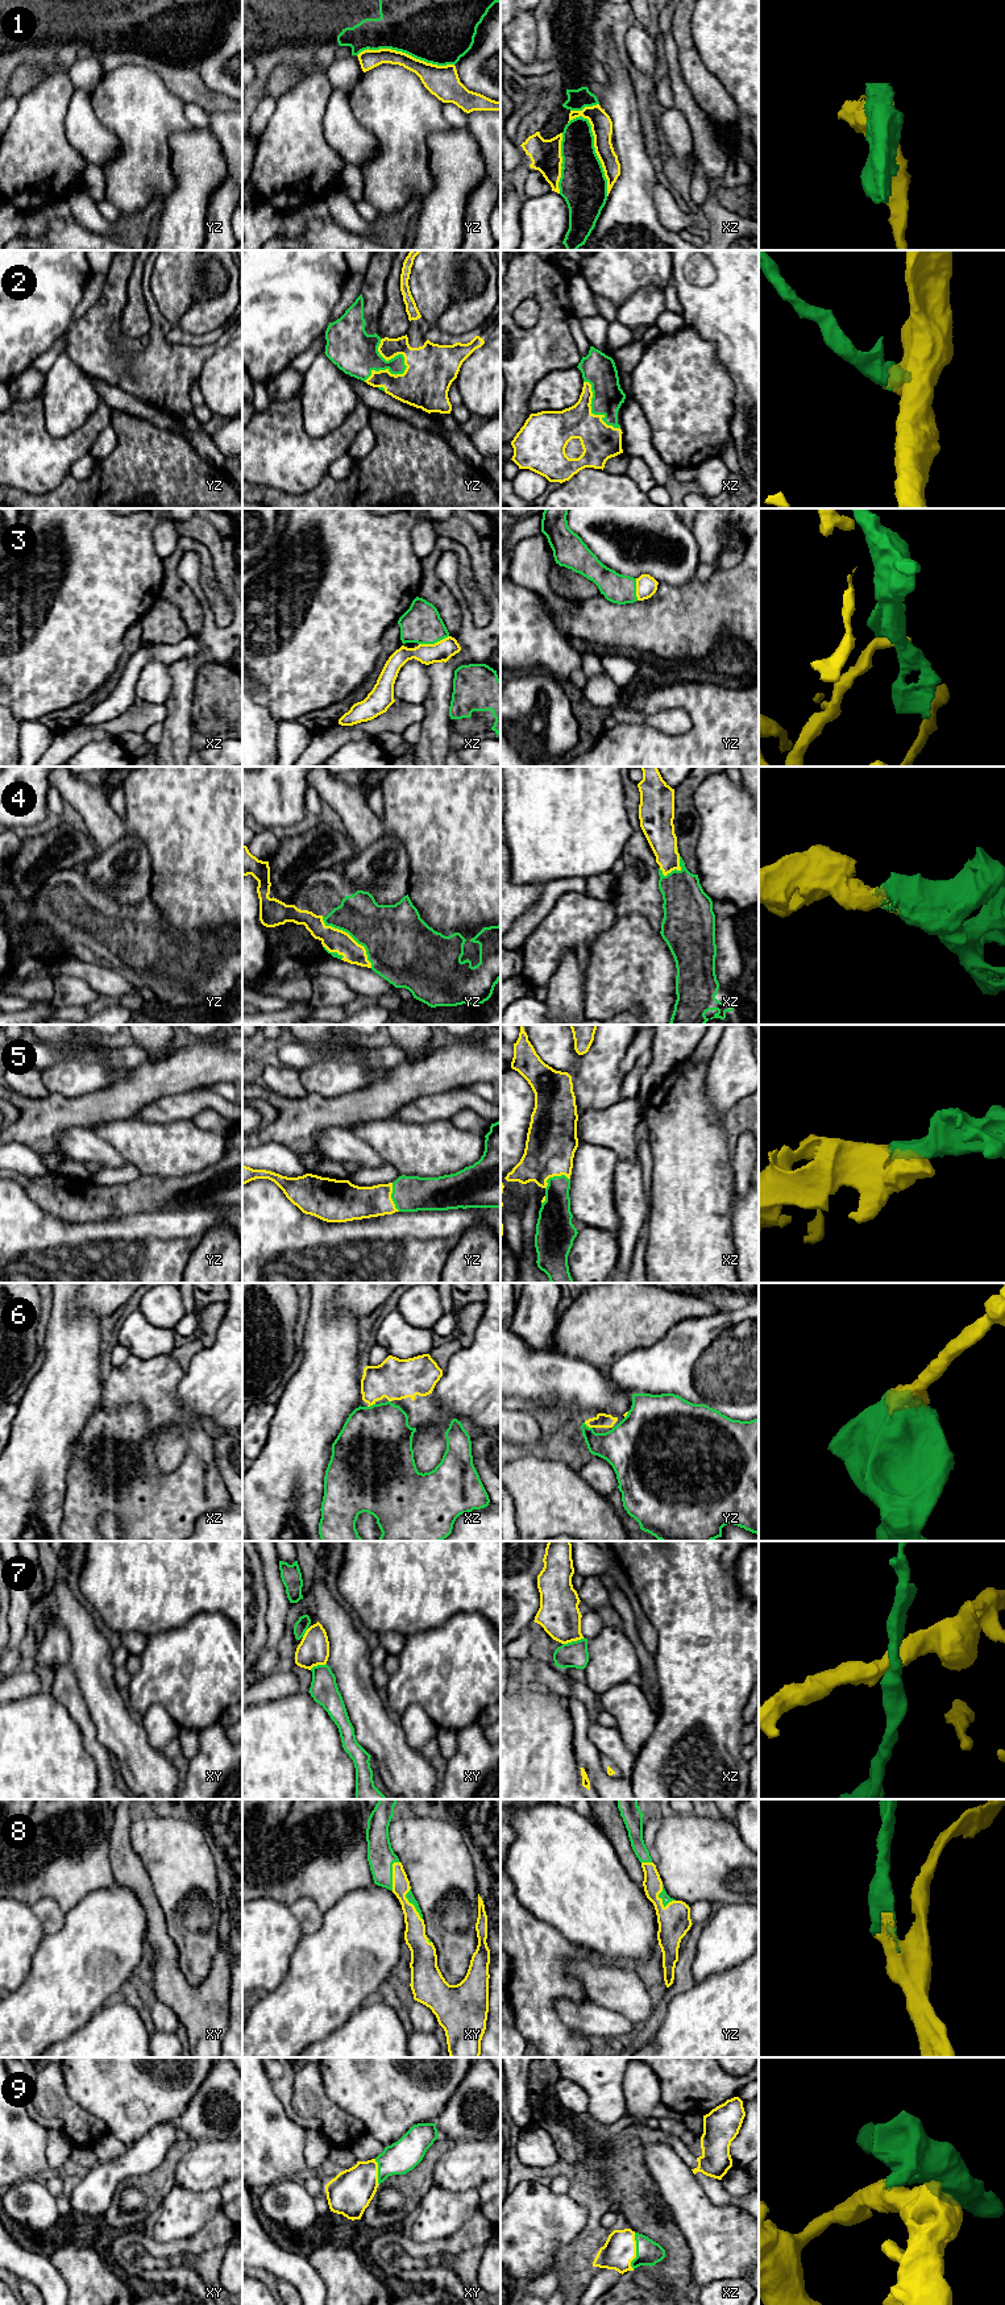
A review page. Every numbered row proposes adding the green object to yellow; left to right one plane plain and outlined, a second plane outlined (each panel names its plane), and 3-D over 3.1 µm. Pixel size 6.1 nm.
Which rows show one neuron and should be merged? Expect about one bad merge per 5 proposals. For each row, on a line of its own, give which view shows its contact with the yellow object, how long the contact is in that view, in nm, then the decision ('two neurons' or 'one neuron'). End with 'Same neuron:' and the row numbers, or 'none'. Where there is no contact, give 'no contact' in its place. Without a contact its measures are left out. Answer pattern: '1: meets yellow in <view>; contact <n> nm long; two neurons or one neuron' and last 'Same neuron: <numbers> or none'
1: meets yellow in yz; contact 600 nm long; two neurons
2: meets yellow in yz; contact 300 nm long; one neuron
3: meets yellow in xz; contact 190 nm long; two neurons
4: meets yellow in yz; contact 440 nm long; one neuron
5: meets yellow in xz; contact 170 nm long; one neuron
6: meets yellow in yz; contact 70 nm long; one neuron
7: meets yellow in xz; contact 140 nm long; two neurons
8: meets yellow in xy; contact 190 nm long; one neuron
9: meets yellow in xz; contact 220 nm long; one neuron
Same neuron: 2, 4, 5, 6, 8, 9

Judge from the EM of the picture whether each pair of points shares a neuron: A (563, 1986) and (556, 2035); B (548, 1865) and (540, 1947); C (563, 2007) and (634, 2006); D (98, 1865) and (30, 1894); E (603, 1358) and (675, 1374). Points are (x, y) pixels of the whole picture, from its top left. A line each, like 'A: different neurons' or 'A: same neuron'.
A: same neuron
B: different neurons
C: different neurons
D: same neuron
E: different neurons

